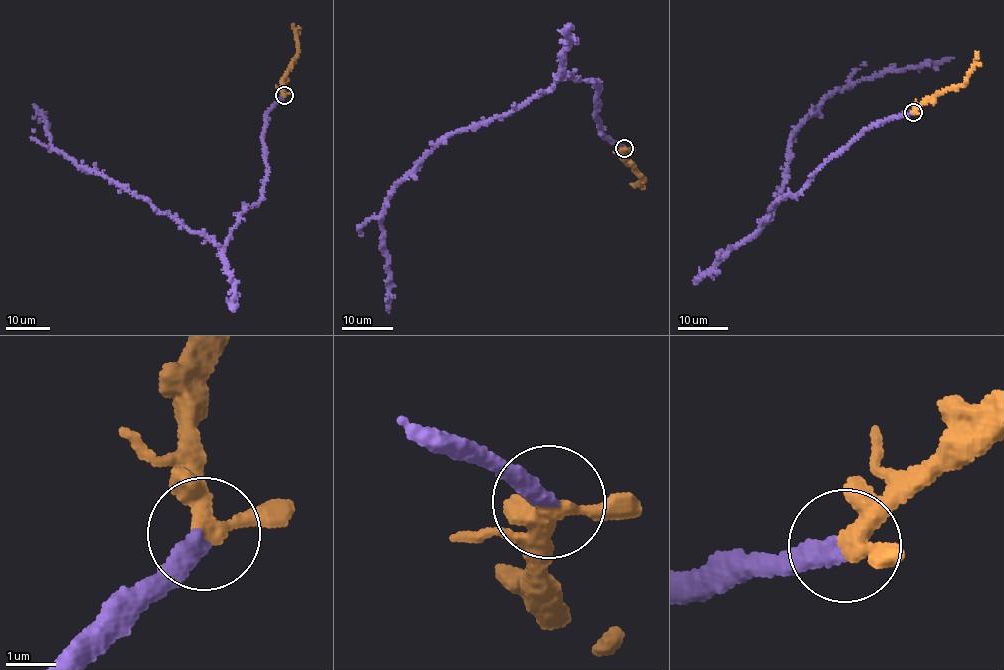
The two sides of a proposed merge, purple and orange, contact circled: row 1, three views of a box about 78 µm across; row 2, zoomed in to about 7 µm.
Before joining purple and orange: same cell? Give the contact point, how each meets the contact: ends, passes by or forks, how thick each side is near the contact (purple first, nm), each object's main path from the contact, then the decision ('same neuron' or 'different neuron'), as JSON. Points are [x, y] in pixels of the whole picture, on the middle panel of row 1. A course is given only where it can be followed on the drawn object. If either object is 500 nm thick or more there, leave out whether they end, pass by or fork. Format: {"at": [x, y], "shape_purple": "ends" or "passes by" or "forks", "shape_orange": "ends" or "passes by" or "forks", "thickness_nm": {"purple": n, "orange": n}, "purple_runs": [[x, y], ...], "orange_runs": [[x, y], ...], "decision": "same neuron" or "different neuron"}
{"at": [624, 148], "shape_purple": "ends", "shape_orange": "passes by", "thickness_nm": {"purple": 400, "orange": 320}, "purple_runs": [[624, 149], [602, 133], [598, 85], [568, 74], [507, 113], [440, 141], [387, 200], [381, 225], [388, 312]], "orange_runs": [[624, 149], [623, 156], [644, 179], [632, 185]], "decision": "same neuron"}

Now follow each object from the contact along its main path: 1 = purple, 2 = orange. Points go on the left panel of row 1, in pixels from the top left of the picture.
1: (283, 95), (266, 116), (263, 190), (255, 203), (244, 206), (222, 247), (61, 153), (52, 146), (33, 103)
2: (283, 95), (281, 86), (298, 52), (293, 23)

